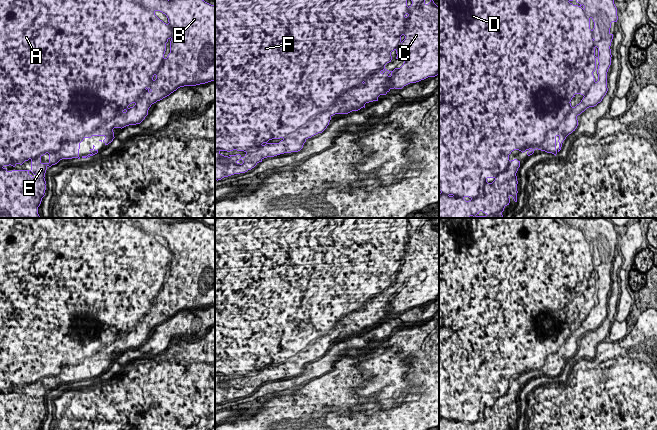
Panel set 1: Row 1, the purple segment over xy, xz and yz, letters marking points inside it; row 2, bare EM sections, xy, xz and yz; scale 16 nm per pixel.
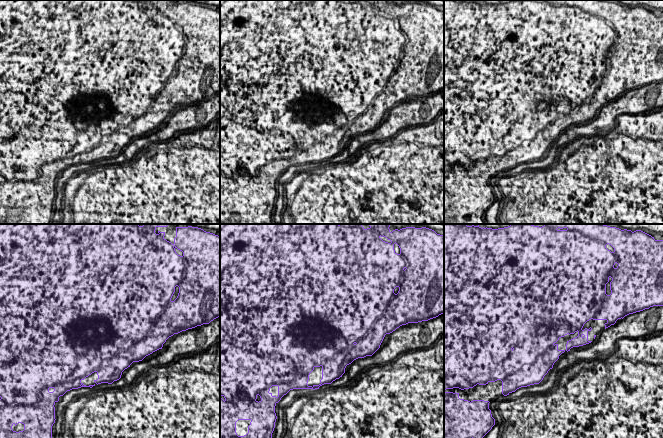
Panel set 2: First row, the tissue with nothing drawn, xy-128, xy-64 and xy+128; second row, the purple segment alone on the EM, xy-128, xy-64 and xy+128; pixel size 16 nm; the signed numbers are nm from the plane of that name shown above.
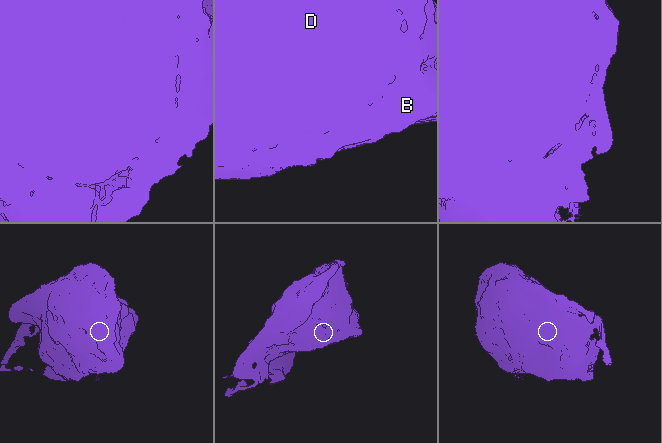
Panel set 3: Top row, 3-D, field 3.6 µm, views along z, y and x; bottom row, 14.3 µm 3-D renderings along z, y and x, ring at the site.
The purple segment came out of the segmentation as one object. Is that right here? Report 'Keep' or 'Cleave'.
Keep

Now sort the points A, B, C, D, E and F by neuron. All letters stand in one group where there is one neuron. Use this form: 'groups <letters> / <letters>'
groups A B C D E F

